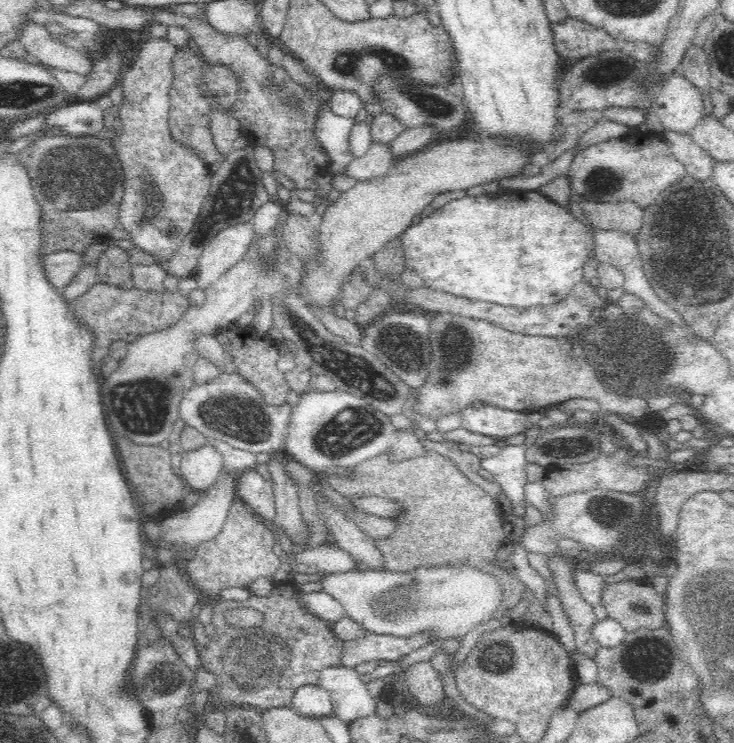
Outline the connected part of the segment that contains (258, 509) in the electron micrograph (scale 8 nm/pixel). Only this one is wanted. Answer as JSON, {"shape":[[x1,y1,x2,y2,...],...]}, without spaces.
{"shape":[[242,470,236,478,236,498,240,498,244,504,248,504,270,528,274,526,274,514,276,514,276,500,274,500,274,486,270,486,268,480,264,480,262,474,252,470]]}

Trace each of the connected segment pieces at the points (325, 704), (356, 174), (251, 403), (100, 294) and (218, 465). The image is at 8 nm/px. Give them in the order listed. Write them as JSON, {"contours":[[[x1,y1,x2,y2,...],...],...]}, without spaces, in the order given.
{"contours":[[[320,684,314,686,300,686,300,690,296,690,290,708,298,710,298,714,306,716,306,718,324,718,324,716,332,716,332,698,328,694,328,690,324,690]],[[374,142,364,156,360,156,358,160,352,160,344,168,344,176,354,178,356,182,368,182,372,178,388,174,390,166,392,166,392,154,388,144]],[[224,374,208,384,192,386,180,402,180,426,192,426,208,440,222,440,234,448,250,450,260,458,280,452,286,448,288,422,292,416,292,406,286,402,282,406,270,406,264,402,260,392,248,384,238,374]],[[96,282,86,294,78,296,74,302,74,314,78,320,86,322,94,336,94,374,102,378,102,358,110,354,112,342,122,340,122,342,134,342,140,336,156,334,172,324,176,324,192,304,188,298,180,292,170,292,168,288,162,288,162,292,154,290,142,290,142,288,120,288,116,284,106,284,106,282]],[[212,444,184,452,184,458,180,462,180,474,190,490,208,490,216,484,222,470,224,458]]]}

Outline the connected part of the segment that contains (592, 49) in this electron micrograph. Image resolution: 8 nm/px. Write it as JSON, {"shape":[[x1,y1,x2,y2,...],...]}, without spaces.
{"shape":[[570,16,558,22,550,22,550,28,554,32,554,48,562,58,584,60,594,54,620,48,620,40,610,38,604,30]]}

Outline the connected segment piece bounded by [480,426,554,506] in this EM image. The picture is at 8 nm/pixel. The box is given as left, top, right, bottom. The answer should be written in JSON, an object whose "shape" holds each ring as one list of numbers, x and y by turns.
{"shape":[[528,426,528,430,524,432,524,438,526,438,524,444,520,444,520,446,502,444,500,454,480,460,480,466,494,476,494,480,502,488,504,496,514,506,524,500,524,490,528,484,528,480,526,480,526,464,528,464,526,462,526,450,530,446,536,446,540,442,540,438,552,430,554,430,554,426,550,426,548,430]]}

